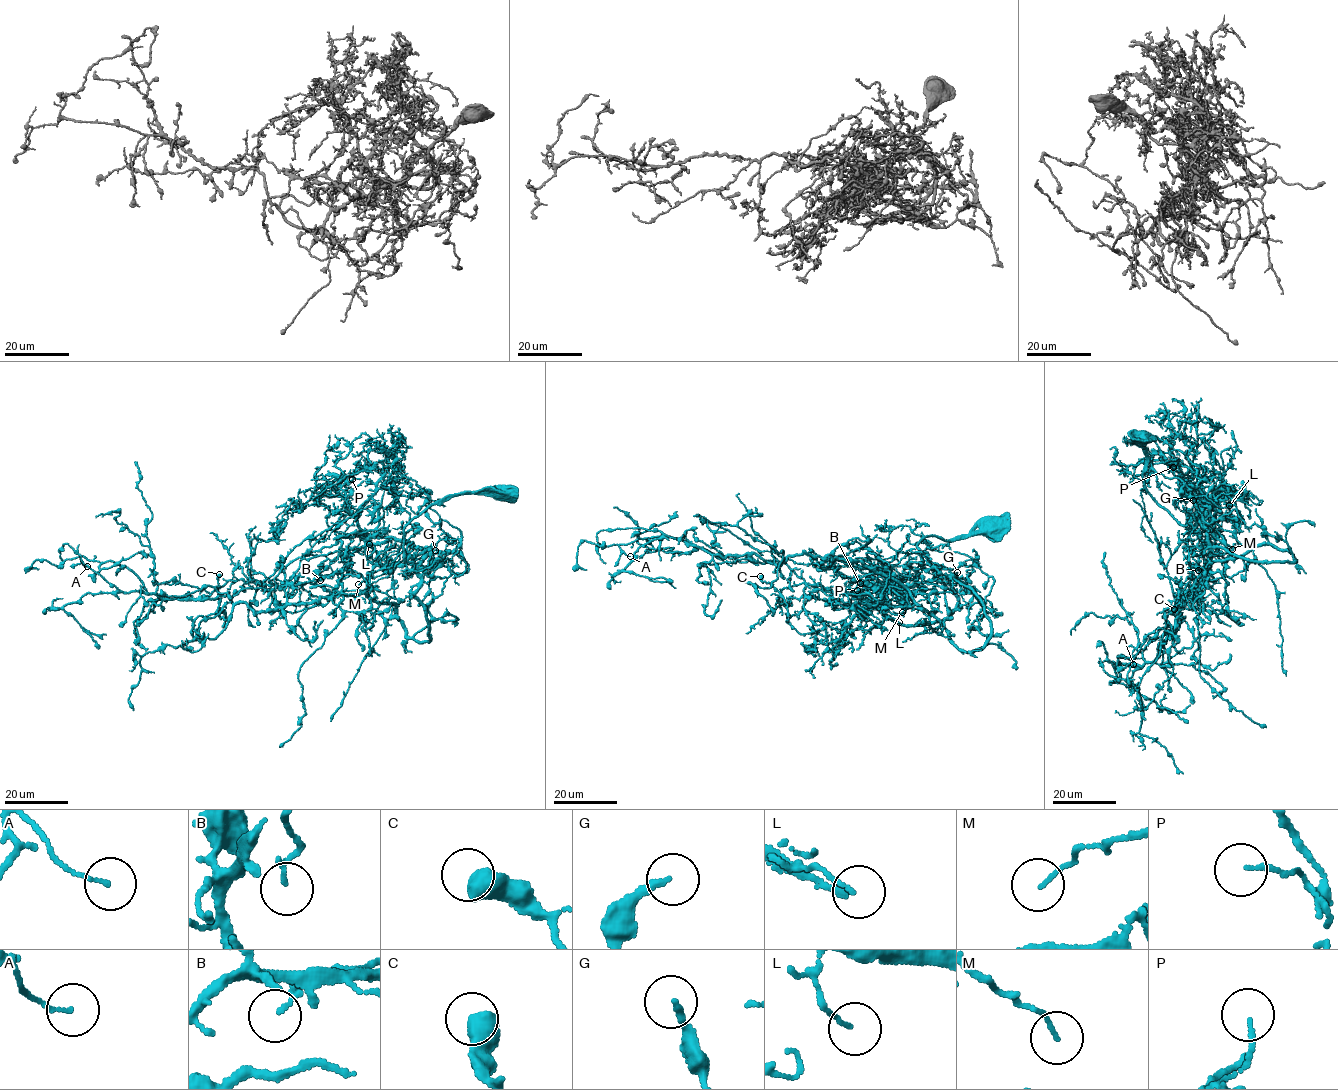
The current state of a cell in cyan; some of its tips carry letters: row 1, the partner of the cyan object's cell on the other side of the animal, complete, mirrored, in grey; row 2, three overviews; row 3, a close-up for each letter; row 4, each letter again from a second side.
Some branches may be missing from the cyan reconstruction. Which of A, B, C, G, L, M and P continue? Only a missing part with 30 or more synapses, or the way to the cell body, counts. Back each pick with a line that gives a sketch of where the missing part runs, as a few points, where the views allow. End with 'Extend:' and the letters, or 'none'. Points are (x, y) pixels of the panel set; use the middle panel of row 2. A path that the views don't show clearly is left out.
B: missing branch runs (860, 583), (826, 582)
Extend: B

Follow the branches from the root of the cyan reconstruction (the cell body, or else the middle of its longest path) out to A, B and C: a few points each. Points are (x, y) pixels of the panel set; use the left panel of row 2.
A: (502, 495), (419, 513), (428, 494), (378, 489), (360, 533), (283, 586), (160, 598), (87, 566)
B: (502, 495), (419, 513), (428, 494), (378, 489), (340, 538), (345, 566), (320, 580)
C: (502, 495), (419, 513), (428, 494), (378, 489), (373, 537), (316, 601), (240, 602), (221, 619), (219, 574)

